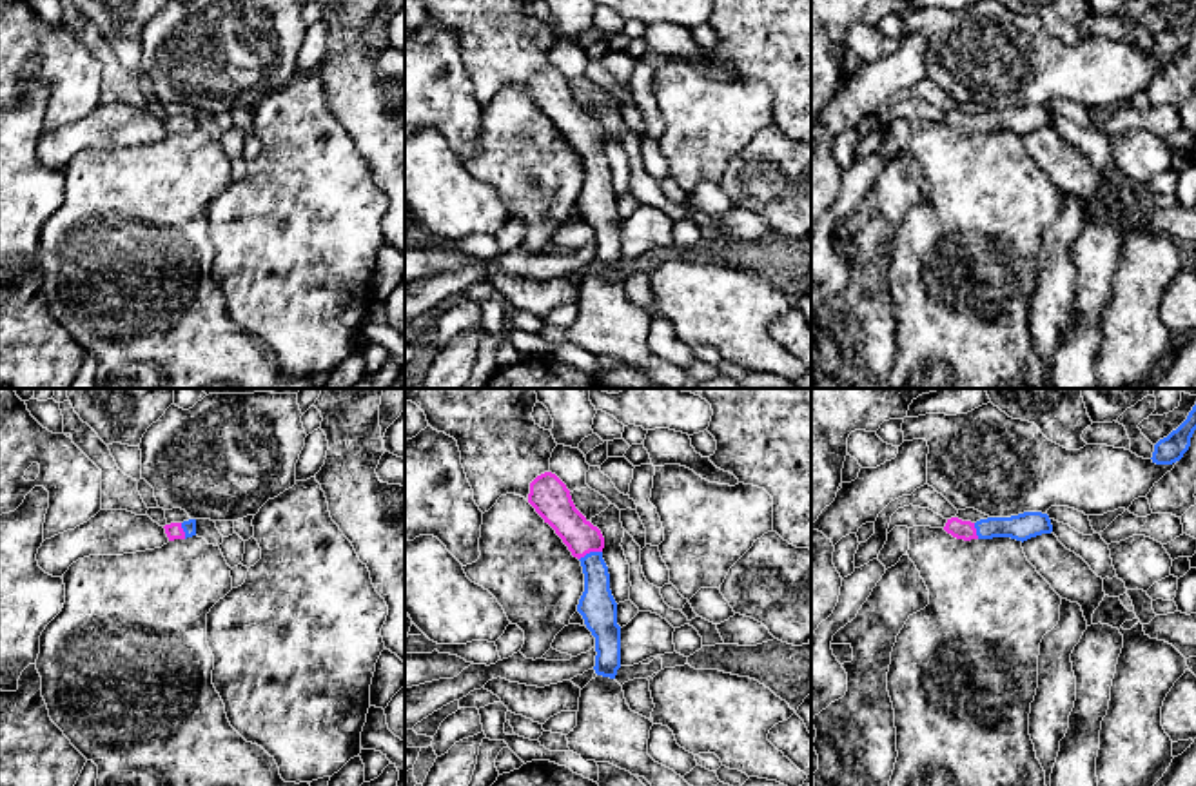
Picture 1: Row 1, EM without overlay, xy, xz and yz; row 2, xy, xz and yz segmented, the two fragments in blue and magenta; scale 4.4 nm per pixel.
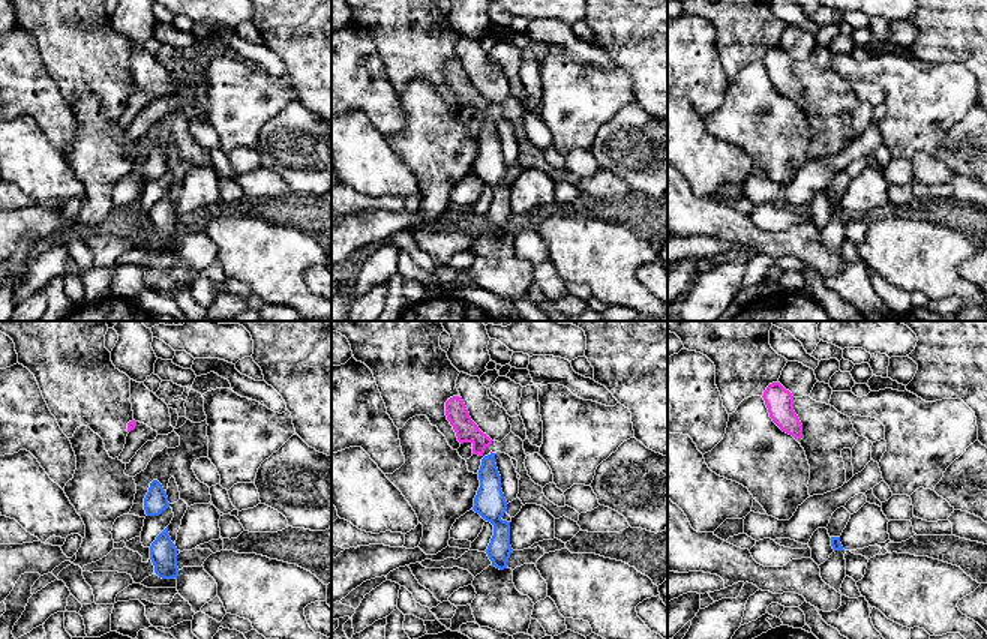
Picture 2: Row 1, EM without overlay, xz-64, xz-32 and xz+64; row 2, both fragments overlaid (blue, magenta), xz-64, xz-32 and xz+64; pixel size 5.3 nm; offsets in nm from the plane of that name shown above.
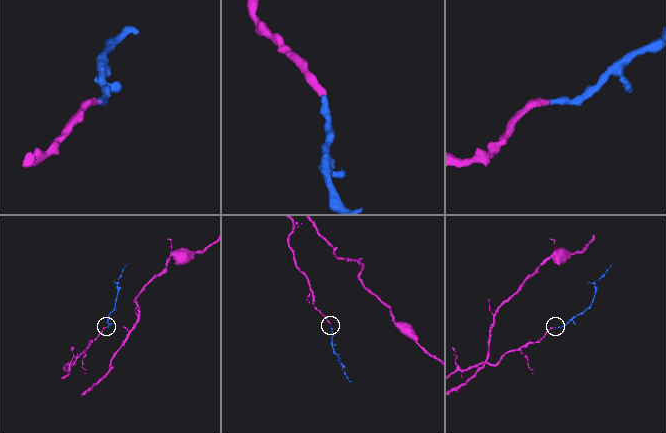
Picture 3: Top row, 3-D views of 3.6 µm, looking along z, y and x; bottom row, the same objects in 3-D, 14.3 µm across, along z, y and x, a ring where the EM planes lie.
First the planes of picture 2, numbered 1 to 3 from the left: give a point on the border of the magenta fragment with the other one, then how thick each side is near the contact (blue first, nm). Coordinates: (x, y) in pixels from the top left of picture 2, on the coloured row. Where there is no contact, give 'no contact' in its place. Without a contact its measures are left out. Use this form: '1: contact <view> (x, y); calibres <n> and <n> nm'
1: no contact
2: no contact
3: no contact

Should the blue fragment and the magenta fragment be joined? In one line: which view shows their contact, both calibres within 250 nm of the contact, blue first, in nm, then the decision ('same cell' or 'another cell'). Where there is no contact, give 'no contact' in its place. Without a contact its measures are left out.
xz | 160/150 nm | same cell

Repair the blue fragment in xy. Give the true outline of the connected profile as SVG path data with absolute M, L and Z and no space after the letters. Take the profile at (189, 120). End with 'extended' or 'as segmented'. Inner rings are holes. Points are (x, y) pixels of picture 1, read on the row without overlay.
M189 113L183 116L171 116L171 118L165 118L163 122L169 134L187 133L187 131L196 129L196 113Z; extended

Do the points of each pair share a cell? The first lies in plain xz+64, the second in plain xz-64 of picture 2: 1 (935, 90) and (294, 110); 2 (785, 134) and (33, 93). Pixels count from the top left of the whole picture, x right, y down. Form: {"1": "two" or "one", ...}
{"1": "two", "2": "two"}

